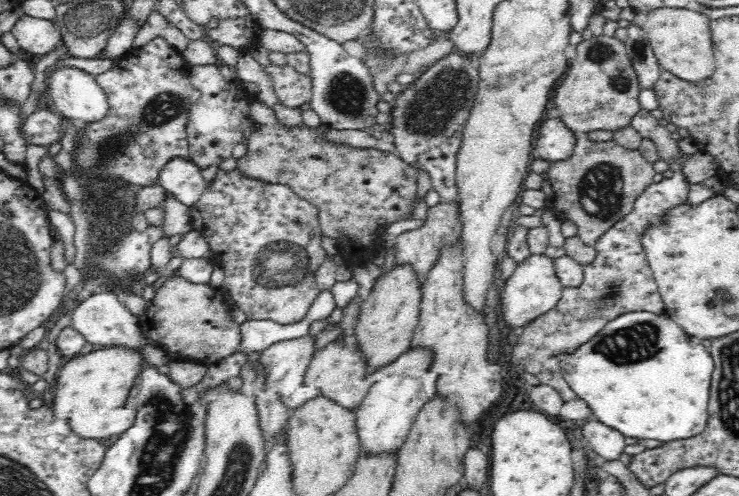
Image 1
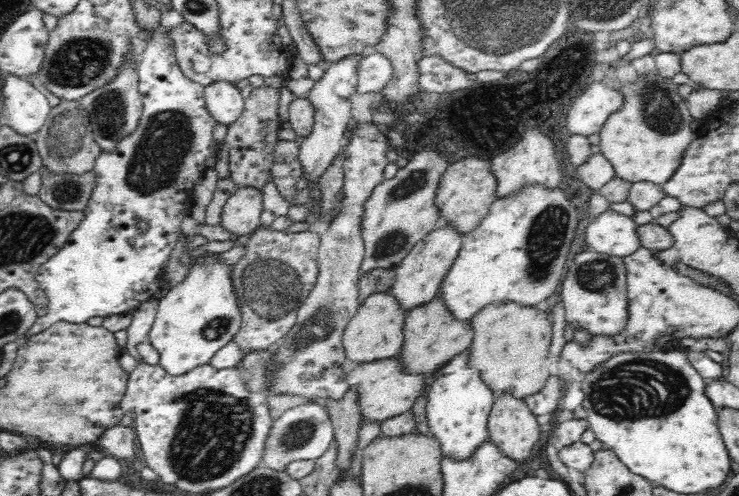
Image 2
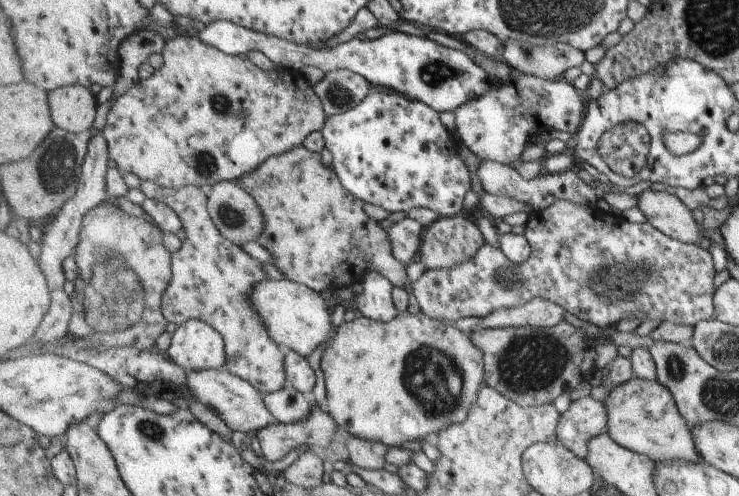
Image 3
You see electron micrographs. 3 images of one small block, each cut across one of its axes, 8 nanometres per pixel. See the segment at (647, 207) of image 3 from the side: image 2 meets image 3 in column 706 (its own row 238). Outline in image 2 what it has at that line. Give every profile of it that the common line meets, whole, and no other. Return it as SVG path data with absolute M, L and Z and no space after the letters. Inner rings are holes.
M250 187L236 189L222 206L218 225L227 237L232 233L246 239L260 224L262 210L261 192Z

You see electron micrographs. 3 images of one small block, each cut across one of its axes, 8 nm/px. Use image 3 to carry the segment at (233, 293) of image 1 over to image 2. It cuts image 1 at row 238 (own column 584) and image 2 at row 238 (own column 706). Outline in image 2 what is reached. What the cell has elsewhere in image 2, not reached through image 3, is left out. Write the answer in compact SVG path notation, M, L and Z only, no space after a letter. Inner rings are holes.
M260 223L247 236L242 256L230 267L229 279L240 313L240 330L233 338L246 354L252 350L275 348L295 326L295 314L314 290L318 266L318 232L272 230Z

